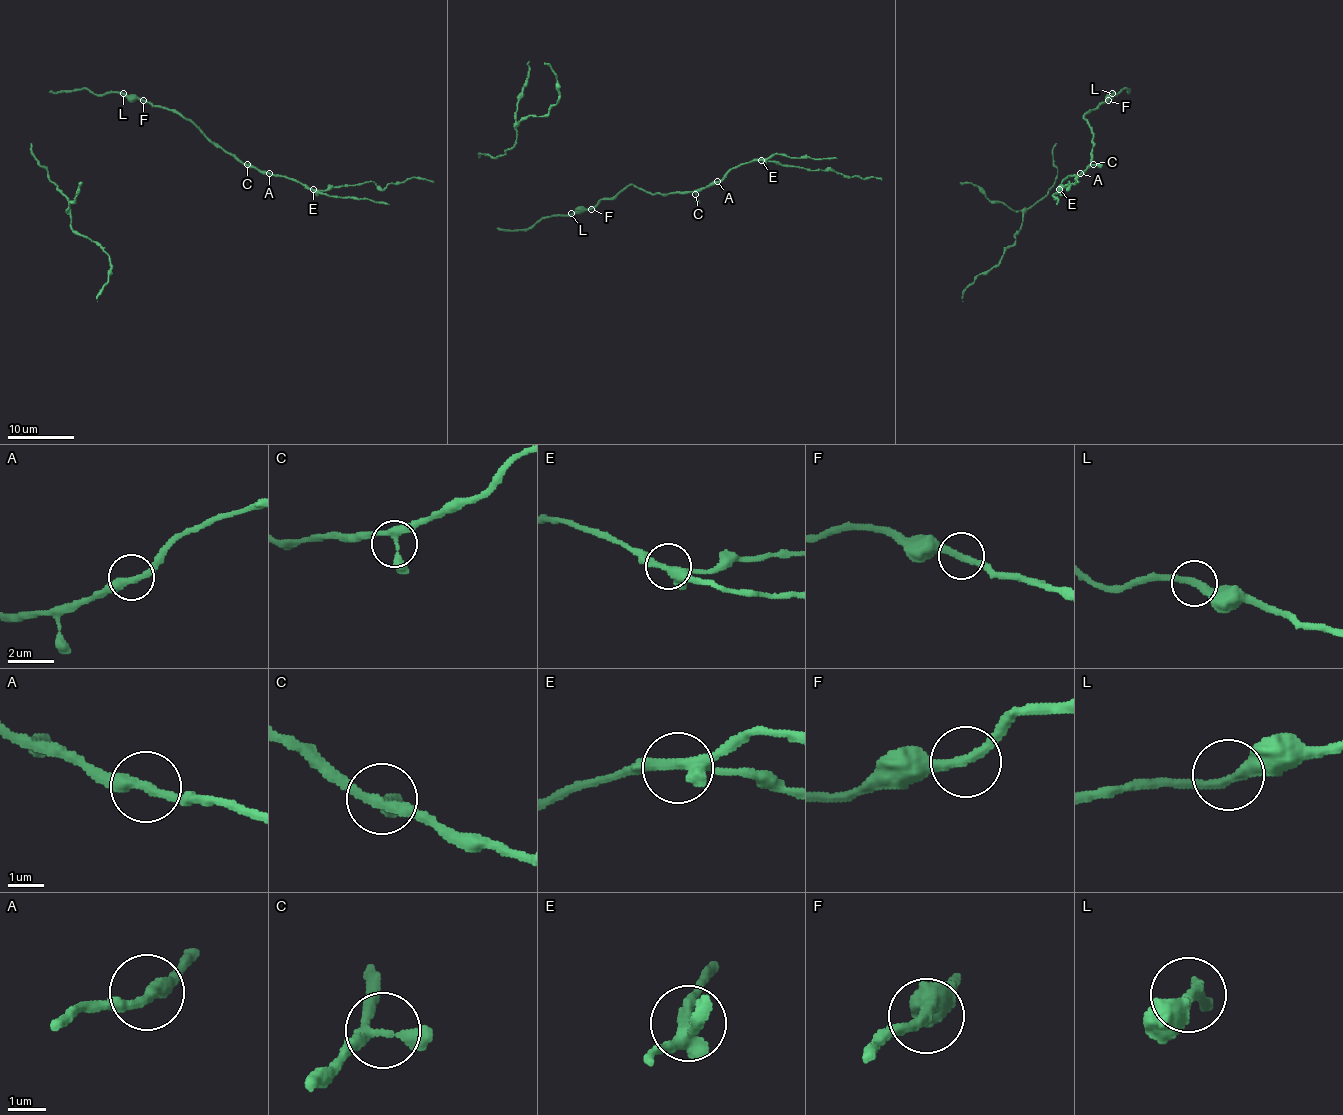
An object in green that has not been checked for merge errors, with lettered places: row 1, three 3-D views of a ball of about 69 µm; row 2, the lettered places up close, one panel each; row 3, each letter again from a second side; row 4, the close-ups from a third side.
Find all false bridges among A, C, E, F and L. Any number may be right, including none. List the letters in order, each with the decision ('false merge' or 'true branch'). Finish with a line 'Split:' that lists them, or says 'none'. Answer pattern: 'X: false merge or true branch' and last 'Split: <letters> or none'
A: true branch
C: true branch
E: false merge
F: true branch
L: true branch
Split: E

